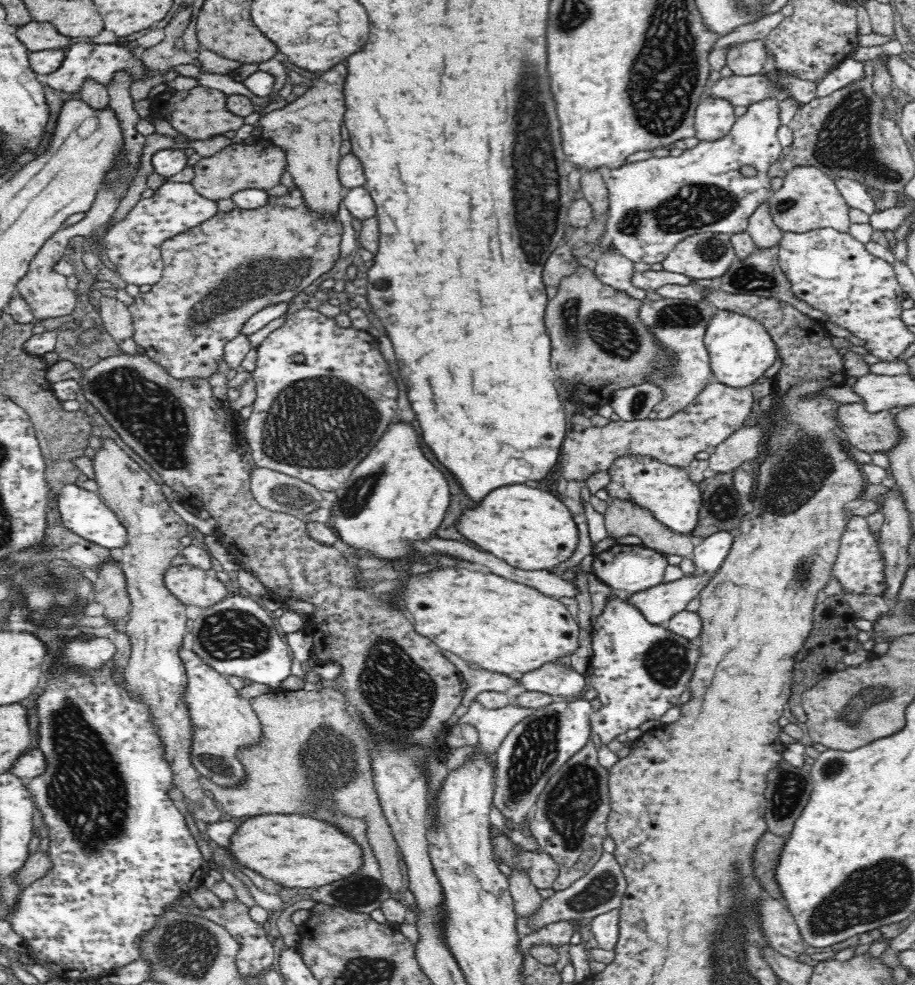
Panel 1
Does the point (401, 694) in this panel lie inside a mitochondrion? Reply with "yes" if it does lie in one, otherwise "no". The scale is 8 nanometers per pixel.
yes

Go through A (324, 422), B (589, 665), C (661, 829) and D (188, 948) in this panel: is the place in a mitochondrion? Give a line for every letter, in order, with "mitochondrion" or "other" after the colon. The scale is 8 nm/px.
A: mitochondrion
B: other
C: other
D: mitochondrion

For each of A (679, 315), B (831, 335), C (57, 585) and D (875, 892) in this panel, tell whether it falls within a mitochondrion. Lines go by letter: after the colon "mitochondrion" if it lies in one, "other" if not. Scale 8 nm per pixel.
A: mitochondrion
B: other
C: mitochondrion
D: mitochondrion

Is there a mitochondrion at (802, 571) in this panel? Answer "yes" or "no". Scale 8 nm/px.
yes

